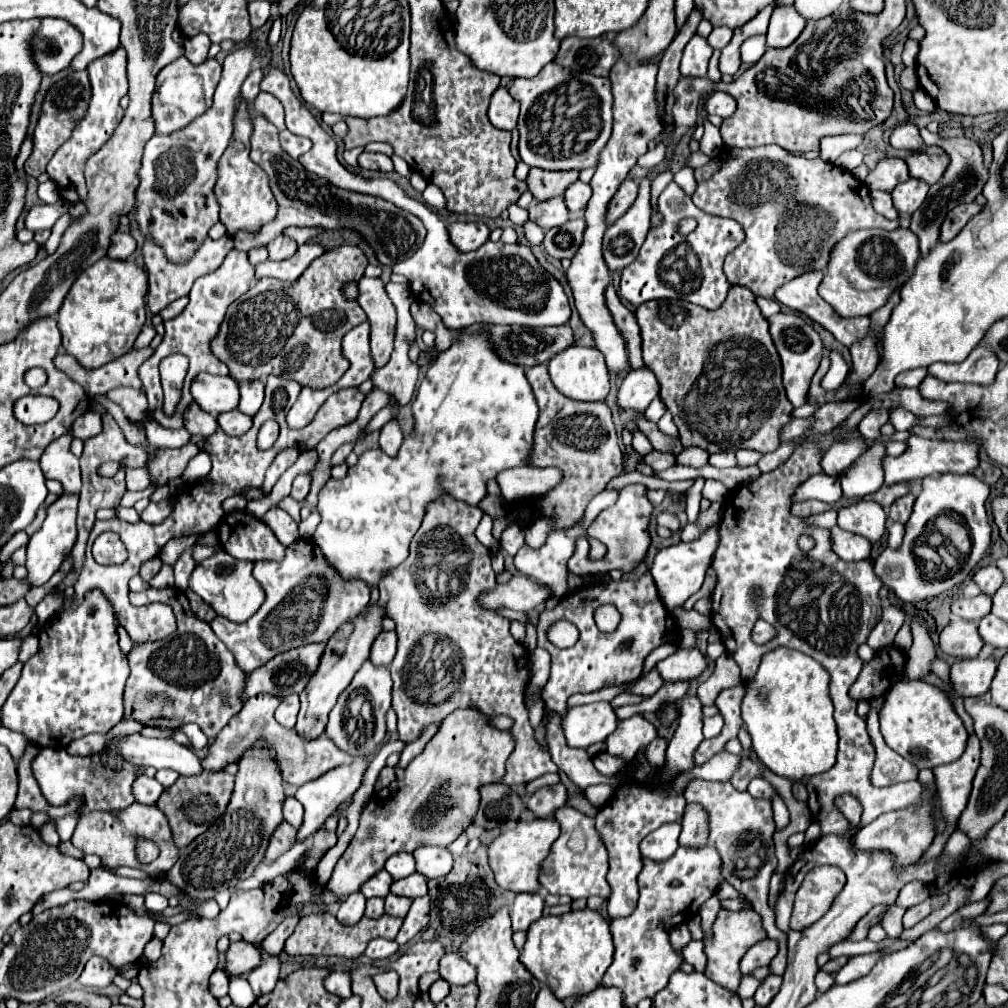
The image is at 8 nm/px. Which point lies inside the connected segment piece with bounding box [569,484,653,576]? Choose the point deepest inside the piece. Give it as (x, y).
(622, 528)

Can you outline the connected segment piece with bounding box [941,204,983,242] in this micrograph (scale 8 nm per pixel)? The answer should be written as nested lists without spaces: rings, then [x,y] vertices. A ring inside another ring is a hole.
[[[961,204],[961,206],[953,208],[953,210],[947,214],[947,218],[945,218],[943,226],[941,226],[941,240],[943,240],[943,242],[953,240],[953,238],[965,228],[965,224],[967,224],[975,214],[979,214],[981,210],[983,210],[983,208],[981,208],[979,204]]]

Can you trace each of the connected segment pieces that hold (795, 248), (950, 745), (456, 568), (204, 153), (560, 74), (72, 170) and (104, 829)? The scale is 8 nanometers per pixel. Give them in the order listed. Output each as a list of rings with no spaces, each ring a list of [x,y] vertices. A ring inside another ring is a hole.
[[[757,146],[757,148],[727,148],[727,158],[721,162],[719,170],[697,184],[693,192],[693,204],[703,212],[713,212],[715,216],[725,216],[737,220],[745,230],[745,242],[725,258],[725,276],[731,286],[747,286],[755,296],[773,298],[775,290],[797,278],[799,274],[811,270],[825,270],[831,248],[851,230],[857,228],[899,228],[899,220],[887,220],[877,214],[871,206],[869,188],[857,180],[851,172],[825,162],[821,158],[809,160],[803,156],[793,156],[781,146]],[[747,194],[757,194],[747,204]]]
[[[899,680],[885,694],[885,708],[879,716],[885,744],[917,768],[935,768],[961,758],[967,746],[967,730],[955,714],[949,698],[937,686],[921,680]]]
[[[439,496],[435,502],[431,502],[431,506],[427,506],[425,510],[421,528],[411,540],[409,558],[403,564],[399,564],[395,570],[391,570],[387,578],[383,578],[379,586],[381,590],[379,602],[385,606],[387,616],[397,622],[399,644],[397,644],[397,654],[389,668],[393,678],[393,708],[397,712],[399,738],[405,742],[415,740],[421,734],[425,724],[441,722],[457,708],[477,706],[479,712],[483,714],[511,716],[515,720],[511,734],[517,740],[517,746],[507,760],[507,774],[501,782],[507,786],[513,786],[513,784],[531,782],[547,772],[559,774],[559,770],[553,764],[549,752],[543,752],[535,742],[533,728],[527,718],[523,692],[529,682],[529,652],[513,640],[509,632],[509,626],[511,626],[509,618],[493,614],[489,610],[479,610],[475,602],[479,592],[491,590],[491,586],[495,586],[491,554],[475,538],[475,528],[481,522],[481,516],[483,512],[477,506],[455,502],[455,498],[451,496]],[[429,634],[433,634],[433,656],[427,660],[427,664],[417,664],[421,658],[417,656],[417,642]],[[441,652],[445,652],[445,664],[437,660]]]
[[[239,46],[229,52],[223,62],[213,106],[187,128],[167,136],[155,134],[145,146],[135,206],[137,222],[143,236],[151,234],[171,262],[187,262],[205,240],[209,228],[219,220],[219,204],[213,190],[217,182],[217,164],[231,140],[239,90],[251,72],[253,60],[255,50],[251,46]]]
[[[549,62],[535,78],[517,78],[513,82],[513,86],[509,88],[509,94],[521,102],[521,114],[519,114],[519,124],[517,124],[517,130],[521,134],[519,138],[519,154],[521,154],[521,160],[529,166],[537,166],[537,168],[543,168],[543,170],[583,170],[583,168],[595,168],[597,166],[597,158],[599,158],[599,152],[603,150],[603,146],[607,144],[609,136],[611,136],[611,106],[613,106],[613,94],[611,94],[611,82],[609,78],[597,78],[597,76],[591,76],[587,72],[573,72],[569,68],[563,68],[555,62]]]
[[[119,46],[119,50],[115,50],[115,54],[107,54],[99,60],[91,62],[91,66],[87,66],[87,72],[91,78],[91,102],[87,106],[87,112],[73,128],[71,138],[55,152],[55,156],[47,164],[47,172],[49,172],[51,180],[57,182],[63,198],[67,198],[69,202],[85,200],[87,194],[85,194],[85,186],[83,186],[83,158],[89,158],[91,152],[97,152],[99,142],[107,142],[123,118],[123,108],[119,106],[119,100],[127,94],[125,66],[127,66],[127,54],[125,54],[123,46]]]
[[[137,802],[127,806],[127,810],[117,810],[115,814],[107,814],[103,810],[93,810],[91,814],[83,814],[79,818],[71,842],[85,854],[97,854],[101,858],[101,866],[109,868],[129,866],[129,868],[141,868],[145,872],[167,872],[179,858],[179,848],[175,848],[173,844],[167,818],[161,814],[157,806],[145,806]],[[135,838],[151,838],[151,842],[159,846],[159,858],[155,858],[151,864],[141,864],[135,854]]]

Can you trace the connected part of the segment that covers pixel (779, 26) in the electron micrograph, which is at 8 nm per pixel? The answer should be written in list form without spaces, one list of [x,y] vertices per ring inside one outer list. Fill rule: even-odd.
[[[779,6],[771,14],[769,30],[767,30],[767,46],[769,48],[787,48],[791,46],[799,34],[803,32],[803,18],[795,10],[795,6]]]

